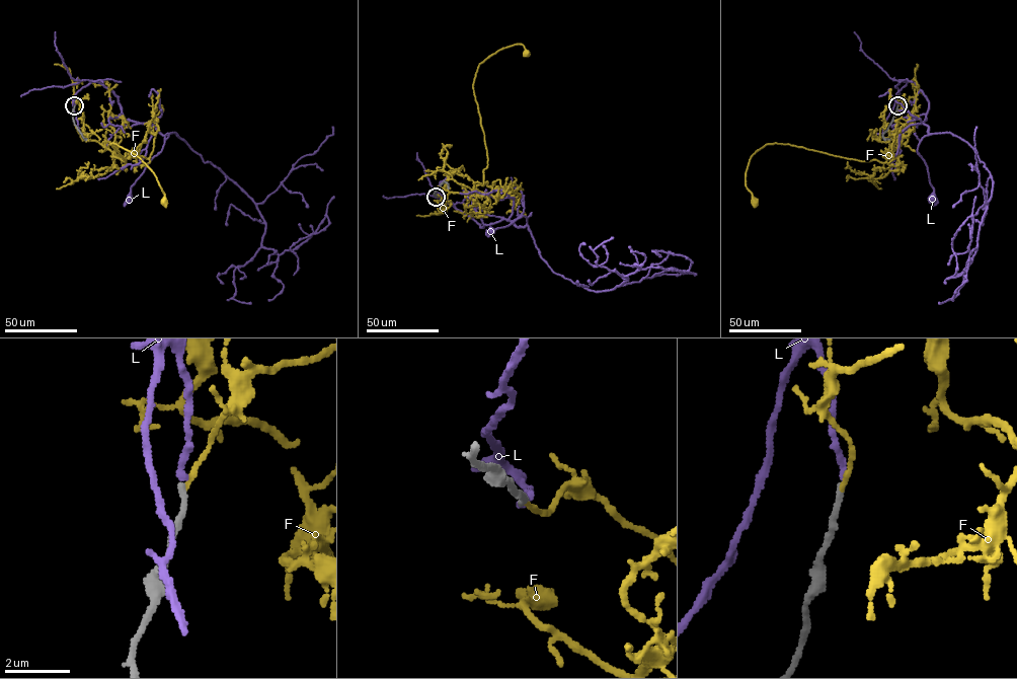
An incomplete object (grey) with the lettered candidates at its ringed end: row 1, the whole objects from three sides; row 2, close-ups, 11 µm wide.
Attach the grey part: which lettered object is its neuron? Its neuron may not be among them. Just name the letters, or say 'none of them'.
L

